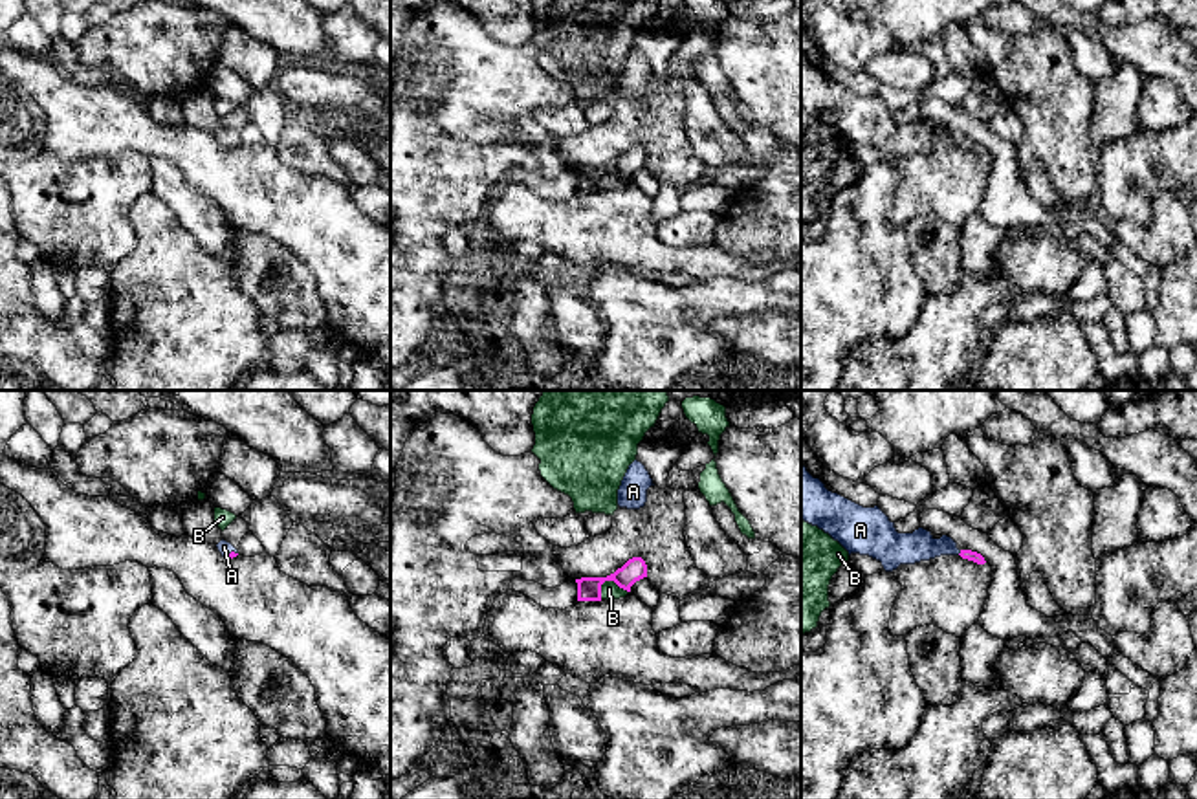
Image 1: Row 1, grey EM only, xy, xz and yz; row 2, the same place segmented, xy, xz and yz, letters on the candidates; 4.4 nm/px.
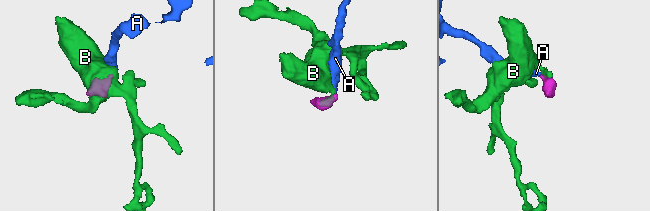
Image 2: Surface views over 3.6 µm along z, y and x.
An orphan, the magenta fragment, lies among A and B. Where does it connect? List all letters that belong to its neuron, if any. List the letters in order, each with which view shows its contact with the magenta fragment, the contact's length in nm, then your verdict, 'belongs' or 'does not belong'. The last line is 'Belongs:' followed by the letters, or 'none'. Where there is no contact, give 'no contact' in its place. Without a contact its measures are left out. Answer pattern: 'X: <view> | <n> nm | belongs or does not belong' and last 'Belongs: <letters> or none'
A: yz | 30 nm | belongs
B: xz | 140 nm | does not belong
Belongs: A

